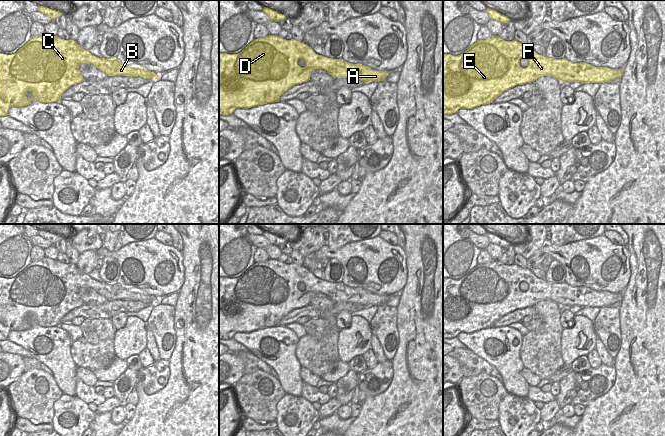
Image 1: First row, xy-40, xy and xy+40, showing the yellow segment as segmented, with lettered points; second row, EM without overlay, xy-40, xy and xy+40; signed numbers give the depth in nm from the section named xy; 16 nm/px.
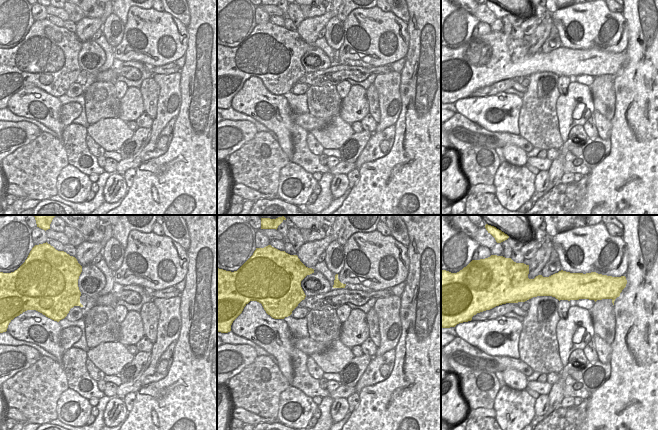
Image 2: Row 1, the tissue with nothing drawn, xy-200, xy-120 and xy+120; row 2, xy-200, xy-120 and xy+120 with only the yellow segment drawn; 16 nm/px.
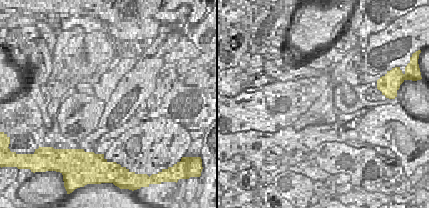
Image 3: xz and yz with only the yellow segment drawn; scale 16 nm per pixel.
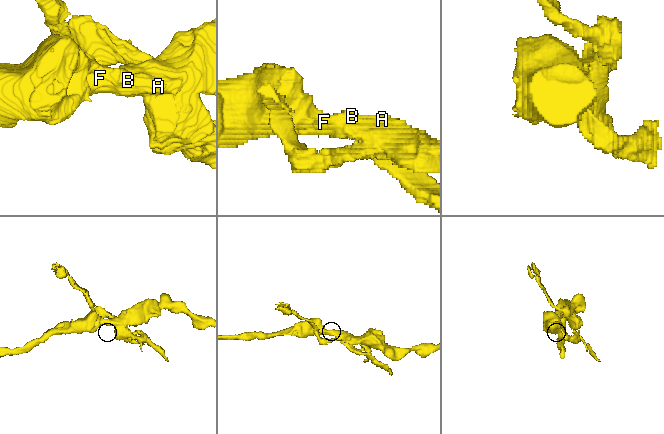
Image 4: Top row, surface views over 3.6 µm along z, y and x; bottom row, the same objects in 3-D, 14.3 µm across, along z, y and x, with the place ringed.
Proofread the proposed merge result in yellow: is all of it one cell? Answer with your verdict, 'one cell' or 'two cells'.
two cells

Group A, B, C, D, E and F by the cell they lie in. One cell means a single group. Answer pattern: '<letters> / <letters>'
A / B C D E F

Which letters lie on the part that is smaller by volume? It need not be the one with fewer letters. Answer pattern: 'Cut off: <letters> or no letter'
Cut off: A

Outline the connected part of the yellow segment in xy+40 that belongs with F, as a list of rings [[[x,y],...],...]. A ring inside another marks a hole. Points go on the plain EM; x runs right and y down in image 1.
[[[499,260],[477,264],[461,279],[443,278],[443,338],[452,339],[461,332],[473,333],[493,327],[496,321],[508,313],[534,306],[543,300],[552,300],[560,306],[582,306],[577,301],[580,289],[595,291],[585,286],[572,287],[566,282],[548,282],[536,277],[530,268],[506,265]],[[521,282],[528,285],[525,292],[520,290]]]

